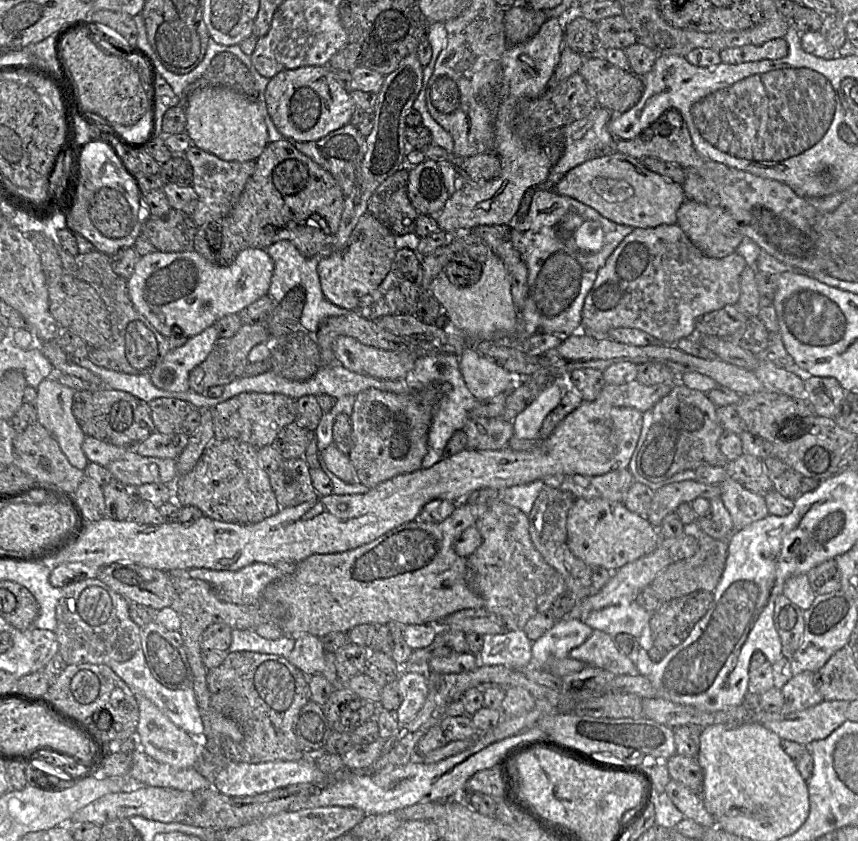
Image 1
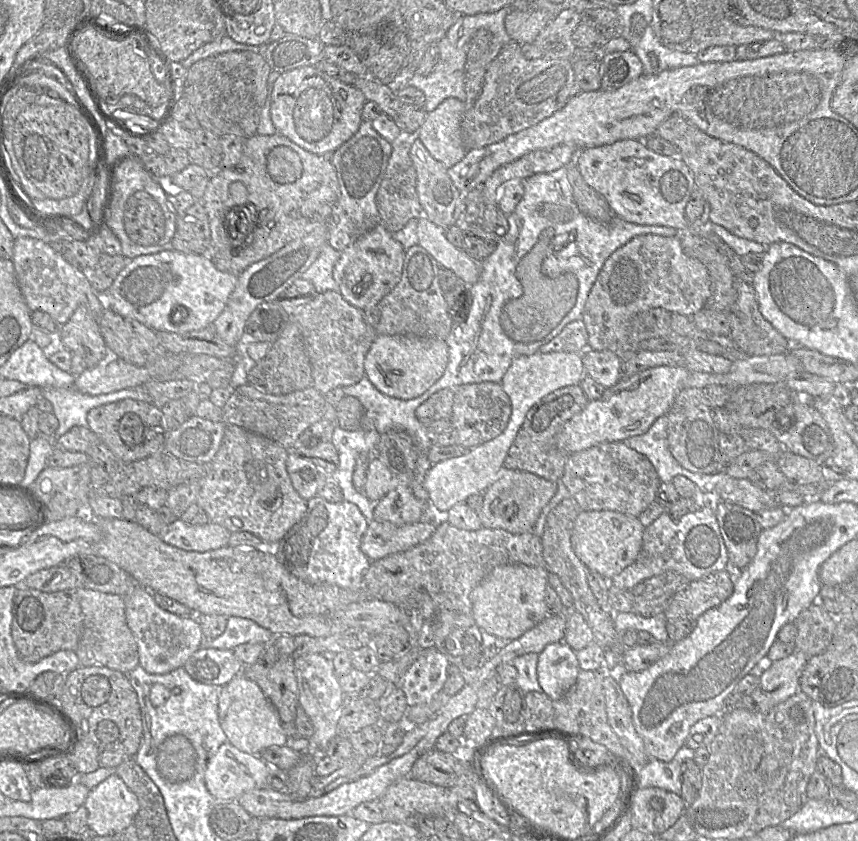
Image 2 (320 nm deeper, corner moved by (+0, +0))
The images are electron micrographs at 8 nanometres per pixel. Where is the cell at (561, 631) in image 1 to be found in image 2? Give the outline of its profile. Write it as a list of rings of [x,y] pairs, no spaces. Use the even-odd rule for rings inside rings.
[[[564,641],[548,644],[537,662],[537,678],[542,691],[559,700],[576,682],[580,671],[576,652]]]

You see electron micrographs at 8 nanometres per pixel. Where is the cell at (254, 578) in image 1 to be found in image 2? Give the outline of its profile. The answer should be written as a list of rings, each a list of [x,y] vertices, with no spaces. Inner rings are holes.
[[[179,518],[165,526],[158,537],[184,551],[207,552],[228,545],[230,532],[215,523],[190,525]]]

